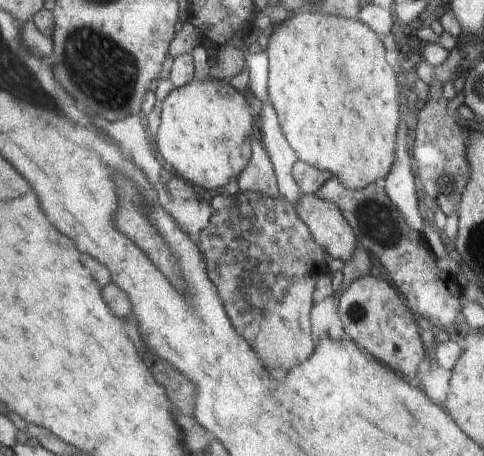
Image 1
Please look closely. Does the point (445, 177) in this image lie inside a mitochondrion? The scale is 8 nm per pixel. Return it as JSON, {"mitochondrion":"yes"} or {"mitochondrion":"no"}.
{"mitochondrion":"yes"}

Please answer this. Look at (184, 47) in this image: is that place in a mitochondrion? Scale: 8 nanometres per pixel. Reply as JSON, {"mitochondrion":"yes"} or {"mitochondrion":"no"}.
{"mitochondrion":"no"}

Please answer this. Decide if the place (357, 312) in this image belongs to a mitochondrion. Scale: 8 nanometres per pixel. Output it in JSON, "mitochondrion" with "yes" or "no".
{"mitochondrion":"yes"}

